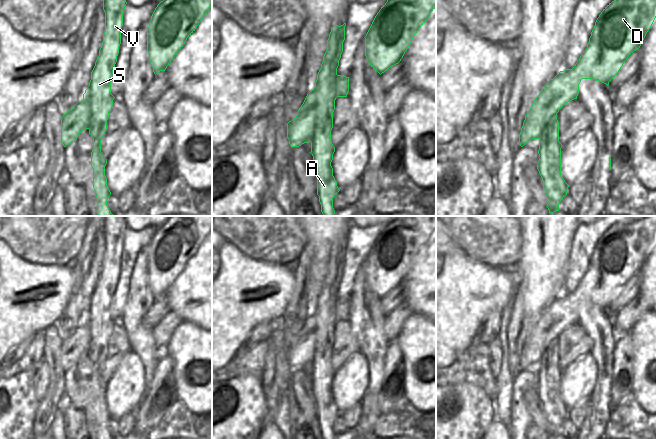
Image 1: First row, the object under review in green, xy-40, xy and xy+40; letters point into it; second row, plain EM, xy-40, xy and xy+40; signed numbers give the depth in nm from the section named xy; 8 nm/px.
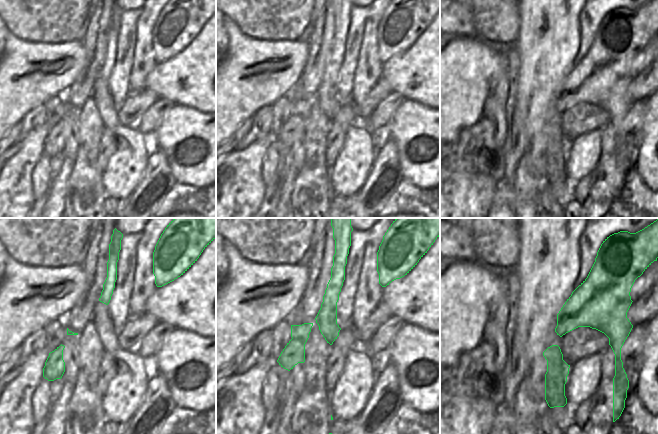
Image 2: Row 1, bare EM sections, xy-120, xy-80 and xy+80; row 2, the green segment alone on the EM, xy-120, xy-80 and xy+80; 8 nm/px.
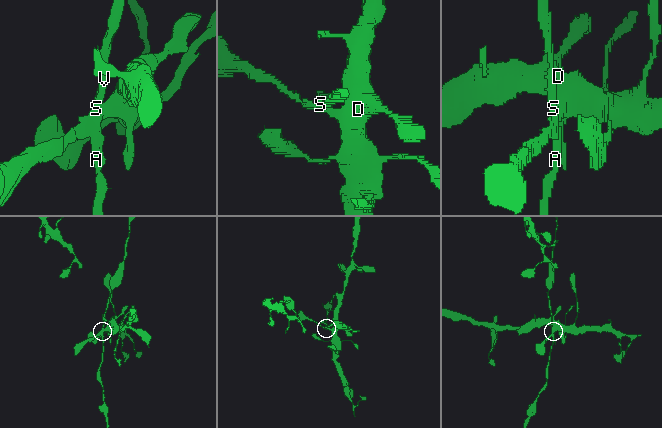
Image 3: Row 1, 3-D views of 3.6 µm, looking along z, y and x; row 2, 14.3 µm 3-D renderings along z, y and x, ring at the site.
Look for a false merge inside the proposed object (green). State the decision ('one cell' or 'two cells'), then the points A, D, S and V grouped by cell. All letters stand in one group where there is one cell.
two cells | A S V / D

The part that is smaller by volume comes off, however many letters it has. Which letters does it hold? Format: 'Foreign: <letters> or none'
Foreign: A, S, V.

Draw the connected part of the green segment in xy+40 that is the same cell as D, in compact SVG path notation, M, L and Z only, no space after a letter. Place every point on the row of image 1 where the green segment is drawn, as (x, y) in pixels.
M614 0L609 3L597 18L587 48L583 51L575 66L572 69L565 69L564 71L557 73L551 84L546 89L543 88L537 98L533 101L531 108L525 116L519 134L520 146L523 147L532 139L539 139L545 124L557 114L566 103L577 99L579 84L582 79L594 79L609 85L609 82L617 75L627 58L640 48L655 18L656 0Z

